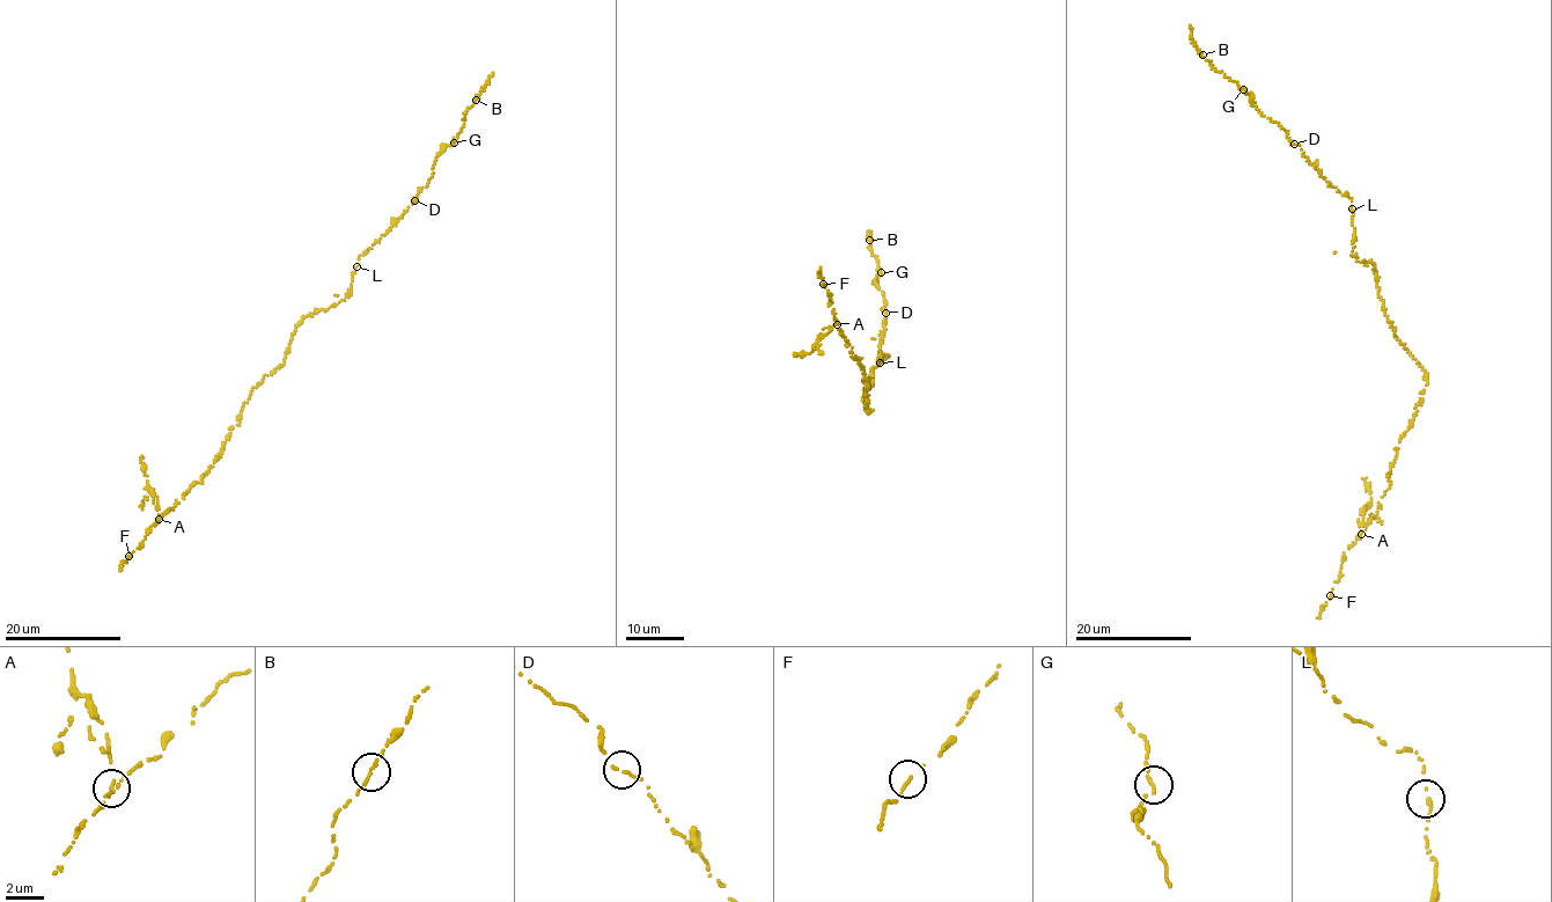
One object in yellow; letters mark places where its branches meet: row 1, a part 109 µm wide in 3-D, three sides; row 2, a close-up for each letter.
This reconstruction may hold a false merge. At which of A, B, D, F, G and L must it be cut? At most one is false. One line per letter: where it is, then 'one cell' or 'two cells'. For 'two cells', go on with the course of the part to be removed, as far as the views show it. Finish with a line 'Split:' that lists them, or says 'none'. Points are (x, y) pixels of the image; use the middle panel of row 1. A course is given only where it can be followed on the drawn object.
A: (837, 324) | two cells | (837, 324), (821, 336), (809, 354), (795, 356)
B: (869, 240) | one cell
D: (885, 313) | one cell
F: (823, 284) | one cell
G: (881, 272) | one cell
L: (880, 362) | one cell
Split: A

